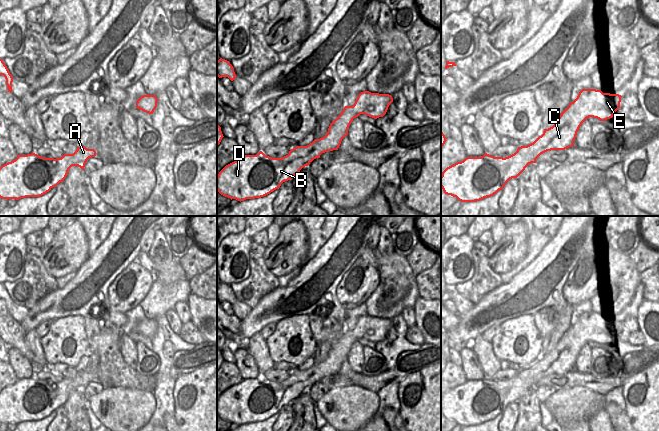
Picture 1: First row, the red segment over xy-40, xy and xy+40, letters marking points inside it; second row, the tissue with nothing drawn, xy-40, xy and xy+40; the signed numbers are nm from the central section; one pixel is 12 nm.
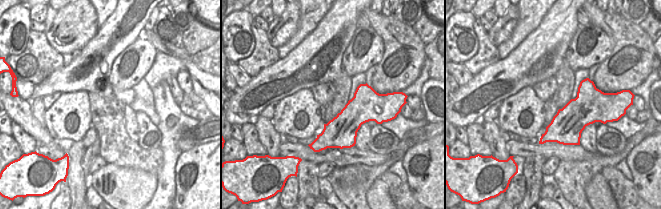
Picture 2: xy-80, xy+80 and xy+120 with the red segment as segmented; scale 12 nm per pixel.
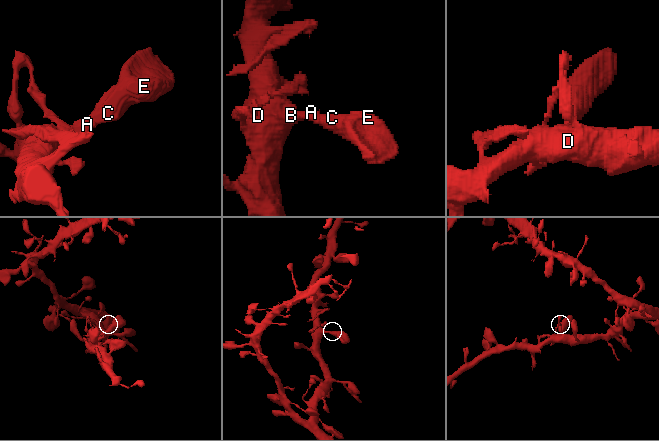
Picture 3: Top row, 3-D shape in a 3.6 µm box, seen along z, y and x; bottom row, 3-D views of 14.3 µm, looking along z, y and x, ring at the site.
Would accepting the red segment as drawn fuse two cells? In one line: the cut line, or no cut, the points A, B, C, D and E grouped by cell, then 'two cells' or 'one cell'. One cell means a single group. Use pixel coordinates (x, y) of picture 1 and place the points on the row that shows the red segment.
no cut | A B C D E | one cell

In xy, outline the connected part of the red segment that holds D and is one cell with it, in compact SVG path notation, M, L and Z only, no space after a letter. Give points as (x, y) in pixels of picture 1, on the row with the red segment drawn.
M361 92L353 106L345 106L330 124L327 134L307 146L297 146L282 158L272 158L262 151L242 157L226 165L217 176L217 191L238 201L264 197L292 179L322 153L338 150L348 128L360 114L377 119L383 117L393 98L389 94Z

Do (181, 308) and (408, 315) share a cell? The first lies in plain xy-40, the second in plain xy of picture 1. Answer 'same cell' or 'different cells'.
same cell

